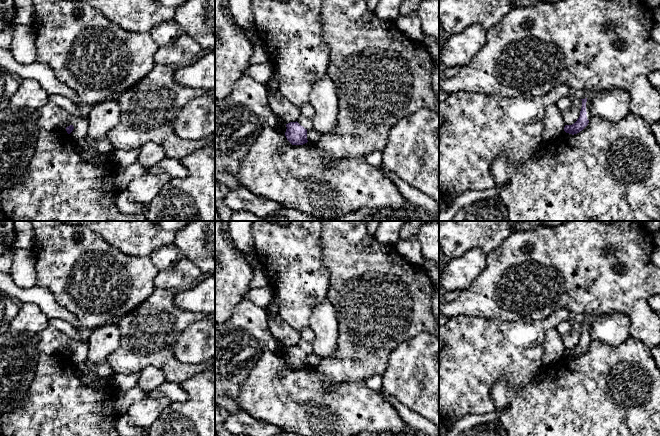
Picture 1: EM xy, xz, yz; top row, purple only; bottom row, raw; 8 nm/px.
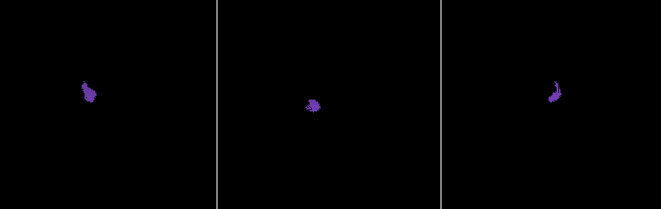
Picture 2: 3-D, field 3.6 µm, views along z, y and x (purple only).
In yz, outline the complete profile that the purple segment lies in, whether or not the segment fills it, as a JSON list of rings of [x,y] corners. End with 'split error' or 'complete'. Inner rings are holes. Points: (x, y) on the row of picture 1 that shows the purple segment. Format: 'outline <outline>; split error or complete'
outline [[[587,98],[581,99],[582,100],[582,107],[580,111],[580,116],[577,119],[577,121],[572,125],[565,125],[564,131],[569,134],[577,134],[580,131],[582,131],[589,123],[589,120],[591,119],[590,109],[589,109],[589,103]]]; split error

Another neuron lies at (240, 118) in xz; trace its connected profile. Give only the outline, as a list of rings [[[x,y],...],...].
[[[246,74],[234,84],[227,98],[215,99],[215,175],[223,170],[236,174],[266,124],[282,132],[287,129],[286,123],[270,109],[266,84],[261,84]]]

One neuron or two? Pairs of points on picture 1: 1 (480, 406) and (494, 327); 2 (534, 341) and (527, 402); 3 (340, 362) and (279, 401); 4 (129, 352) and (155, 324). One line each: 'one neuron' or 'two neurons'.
1: one neuron
2: two neurons
3: two neurons
4: one neuron

